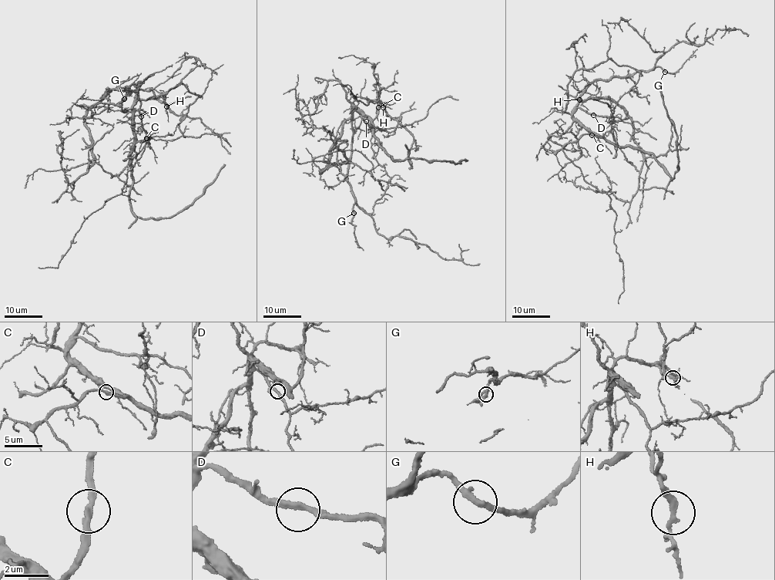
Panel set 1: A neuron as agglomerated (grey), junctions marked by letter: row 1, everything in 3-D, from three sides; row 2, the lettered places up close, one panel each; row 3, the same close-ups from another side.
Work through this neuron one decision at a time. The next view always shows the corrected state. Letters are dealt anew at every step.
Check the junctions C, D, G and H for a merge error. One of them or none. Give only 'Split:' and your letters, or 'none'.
Split: none

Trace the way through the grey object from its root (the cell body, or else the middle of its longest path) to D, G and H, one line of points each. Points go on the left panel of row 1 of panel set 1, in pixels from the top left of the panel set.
D: (134, 108), (135, 102), (139, 101), (141, 116)
G: (134, 108), (139, 82), (135, 87), (132, 84), (127, 87), (129, 93), (128, 92), (124, 99)
H: (134, 108), (138, 100), (154, 99), (162, 95), (166, 106)

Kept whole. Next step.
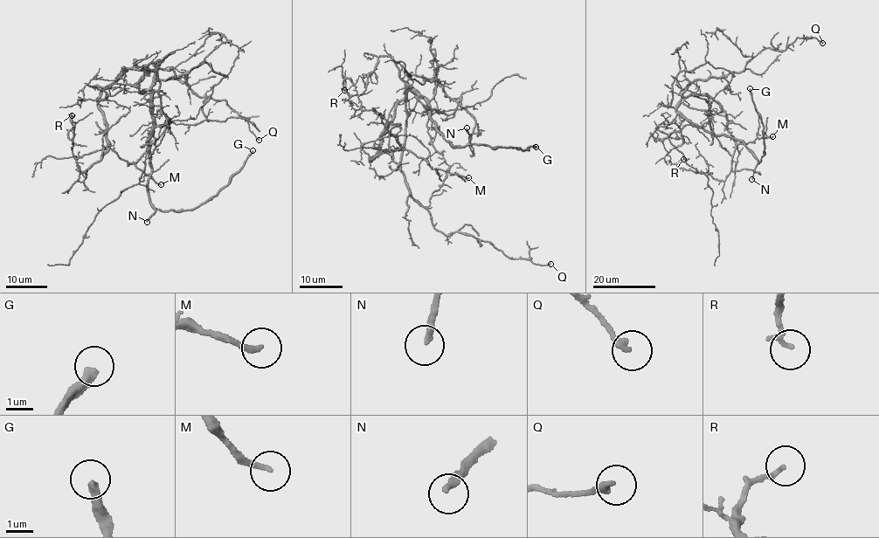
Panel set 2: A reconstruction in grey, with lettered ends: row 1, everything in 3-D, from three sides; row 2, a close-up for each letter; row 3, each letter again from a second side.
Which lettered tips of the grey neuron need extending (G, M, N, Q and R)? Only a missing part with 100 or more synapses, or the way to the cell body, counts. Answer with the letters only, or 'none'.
G, N

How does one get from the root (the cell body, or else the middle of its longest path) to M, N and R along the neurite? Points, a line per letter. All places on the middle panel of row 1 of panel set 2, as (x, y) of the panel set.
M: (408, 86), (384, 130), (378, 155), (371, 161), (384, 149), (398, 148), (423, 157), (433, 168), (468, 177)
N: (408, 86), (425, 101), (435, 130), (444, 140), (453, 146), (464, 147), (471, 139), (467, 127)
R: (408, 86), (371, 161), (401, 145), (380, 113), (362, 109), (347, 78), (344, 90)

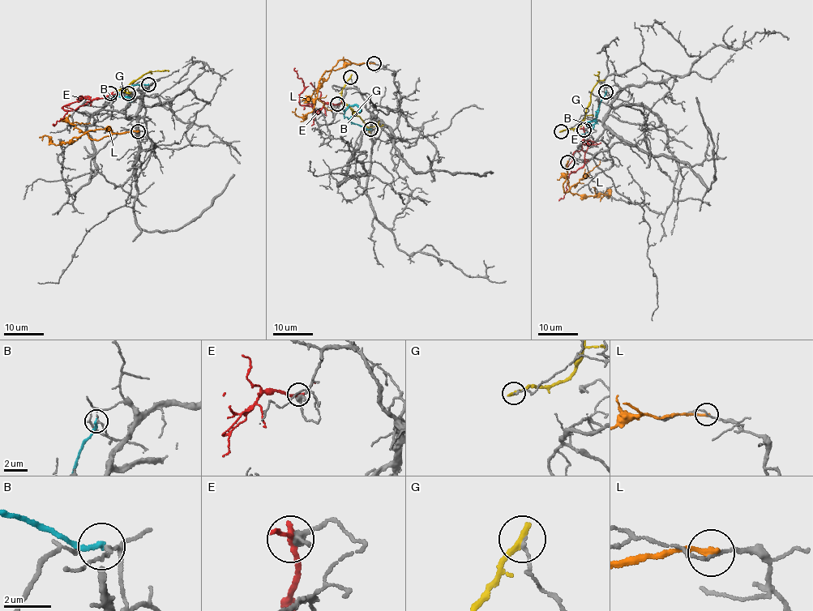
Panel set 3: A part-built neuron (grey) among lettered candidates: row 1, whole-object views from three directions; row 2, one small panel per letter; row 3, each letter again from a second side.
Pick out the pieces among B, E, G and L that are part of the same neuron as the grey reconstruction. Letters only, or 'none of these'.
none of these

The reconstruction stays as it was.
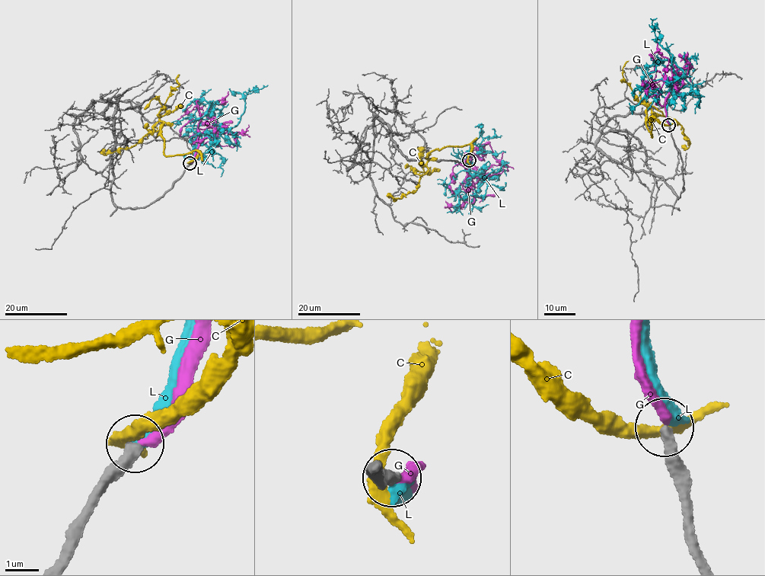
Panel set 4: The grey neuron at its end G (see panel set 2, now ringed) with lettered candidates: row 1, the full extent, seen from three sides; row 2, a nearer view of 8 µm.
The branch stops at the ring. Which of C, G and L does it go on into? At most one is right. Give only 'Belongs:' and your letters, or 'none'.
Belongs: none

